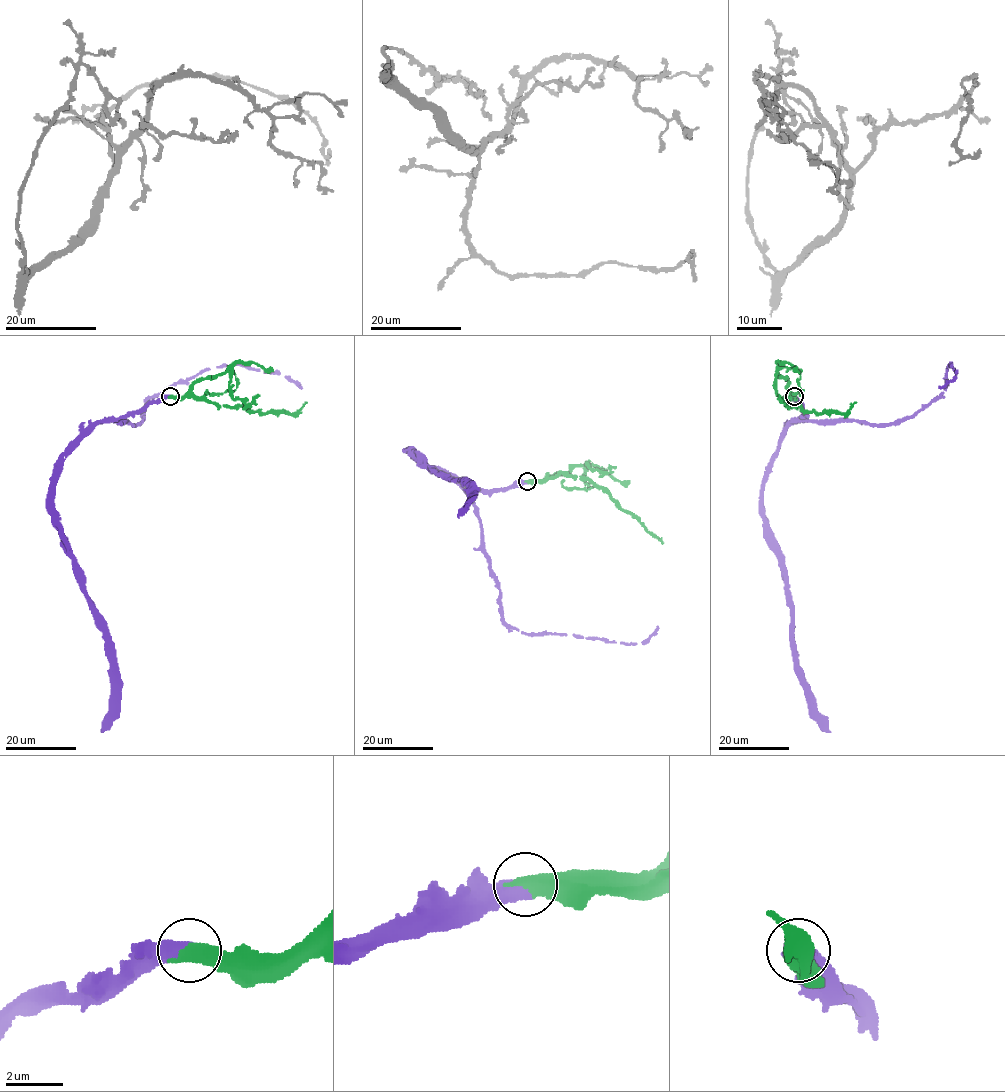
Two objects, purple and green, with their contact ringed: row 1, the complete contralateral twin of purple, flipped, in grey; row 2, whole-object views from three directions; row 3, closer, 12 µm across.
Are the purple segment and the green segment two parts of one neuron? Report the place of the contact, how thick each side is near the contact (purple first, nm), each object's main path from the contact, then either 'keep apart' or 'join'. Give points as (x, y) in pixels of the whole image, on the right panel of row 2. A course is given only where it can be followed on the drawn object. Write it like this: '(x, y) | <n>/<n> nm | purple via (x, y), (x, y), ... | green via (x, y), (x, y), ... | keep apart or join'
(794, 396) | 550/600 nm | purple via (794, 396), (804, 418), (787, 427), (773, 456), (762, 510), (787, 586), (795, 656), (813, 715), (830, 732) | green via (794, 396), (786, 400), (789, 406), (817, 413), (844, 414), (856, 402) | join

